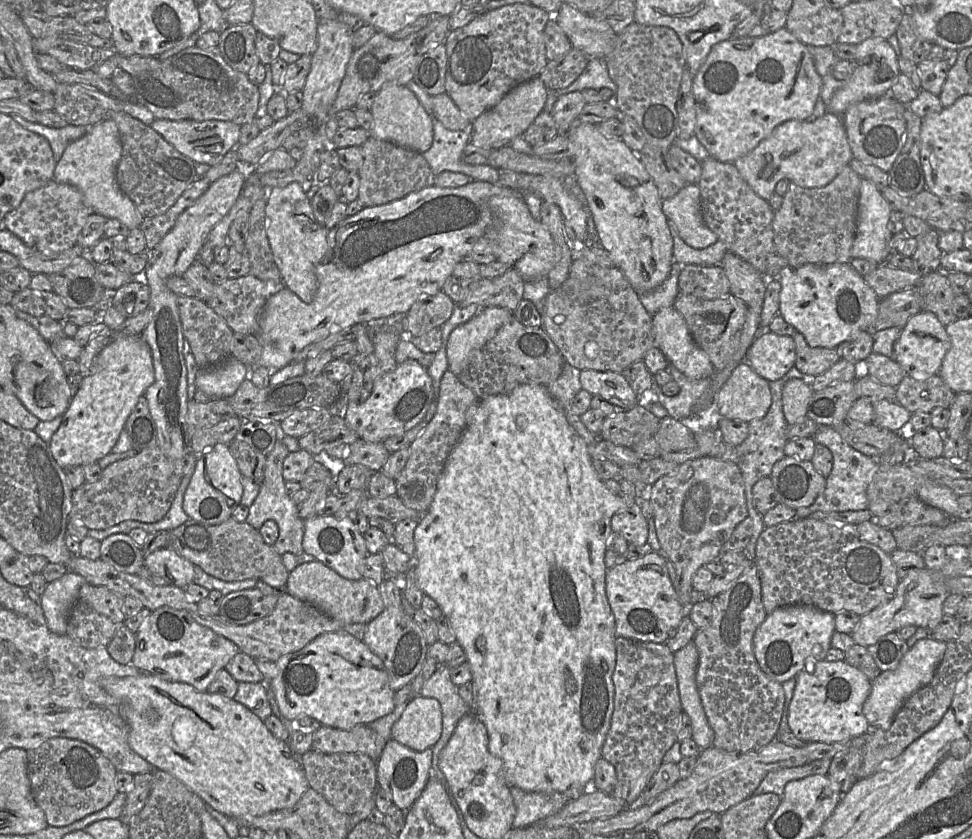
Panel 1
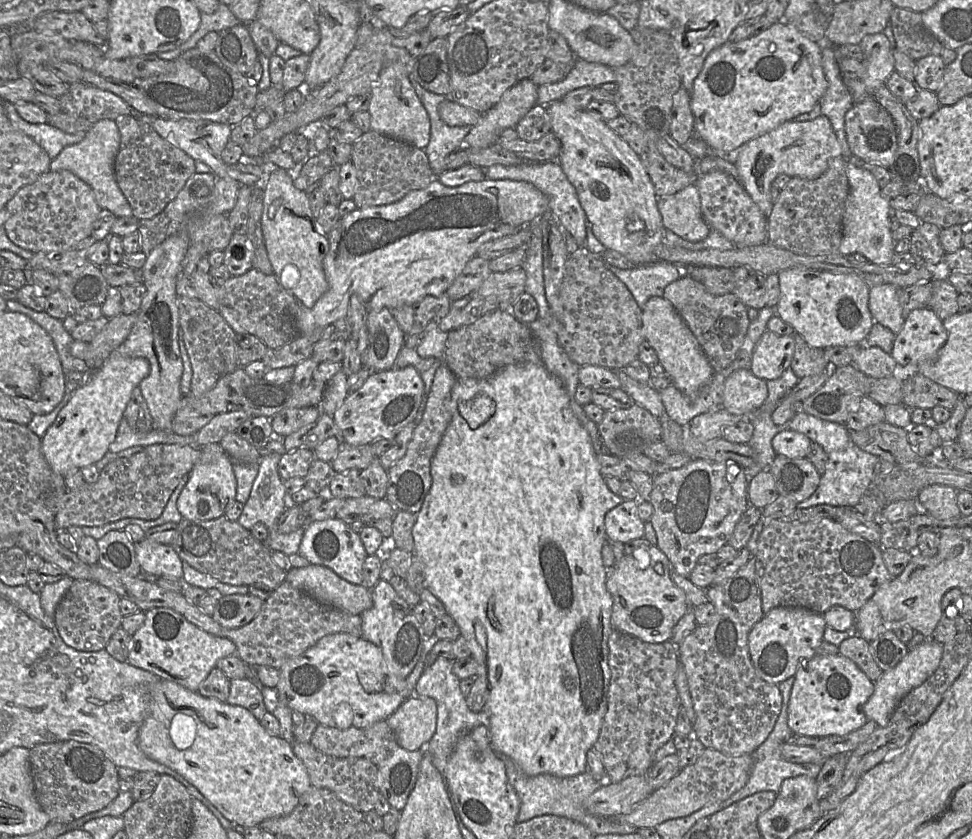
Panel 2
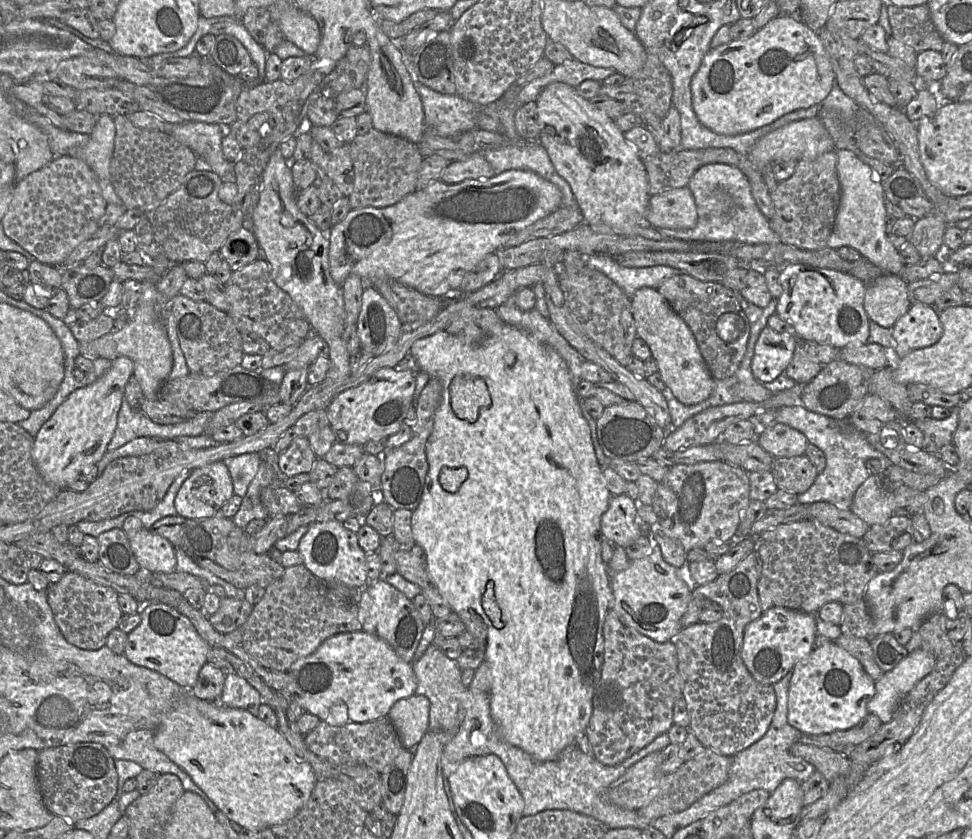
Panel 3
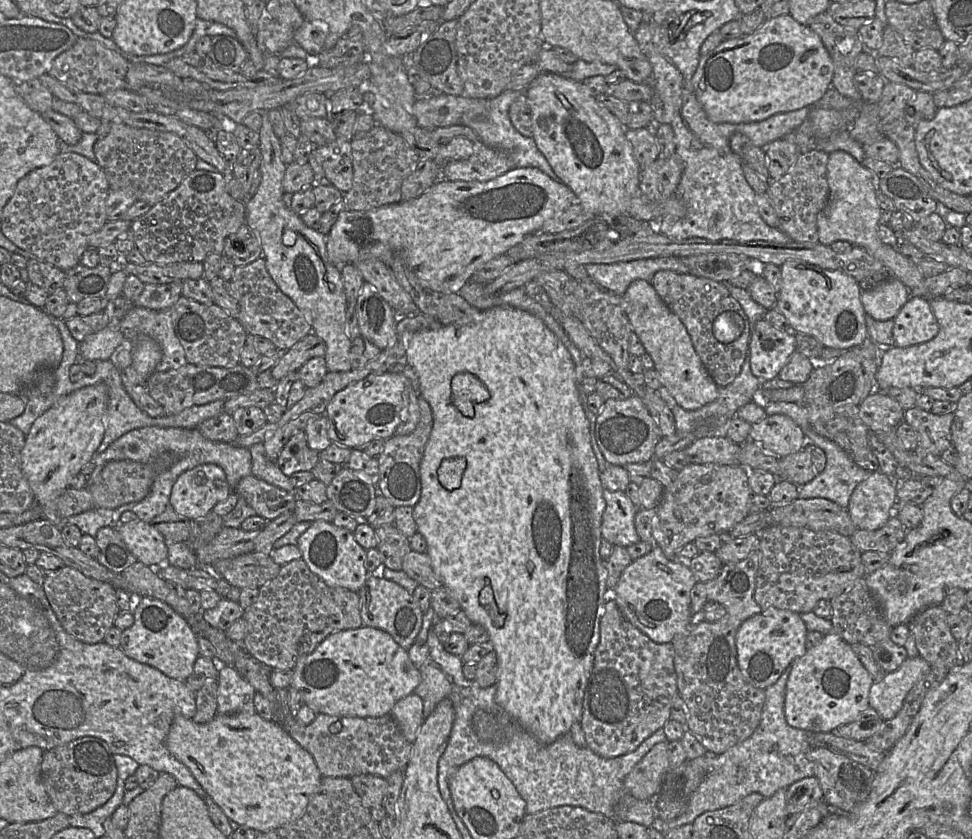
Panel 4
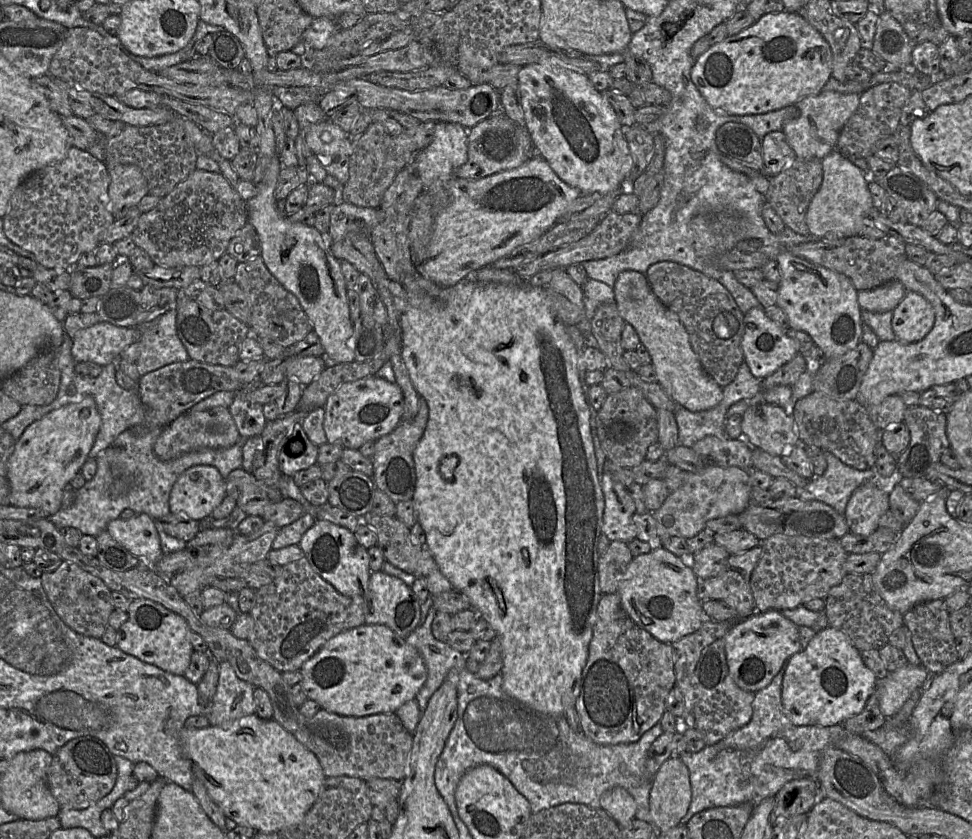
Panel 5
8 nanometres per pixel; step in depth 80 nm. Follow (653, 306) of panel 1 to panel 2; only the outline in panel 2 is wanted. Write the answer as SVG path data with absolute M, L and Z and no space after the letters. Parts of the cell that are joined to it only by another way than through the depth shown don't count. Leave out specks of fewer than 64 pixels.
M656 261L632 269L608 267L626 285L641 309L651 297L663 296L666 286L683 275L678 265L668 261Z

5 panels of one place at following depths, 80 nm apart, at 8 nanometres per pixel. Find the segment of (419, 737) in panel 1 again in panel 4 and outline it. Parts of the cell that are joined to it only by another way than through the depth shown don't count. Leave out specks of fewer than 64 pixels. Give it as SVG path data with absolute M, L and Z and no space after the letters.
M414 693L401 698L392 707L391 715L404 737L413 743L424 721L422 699Z

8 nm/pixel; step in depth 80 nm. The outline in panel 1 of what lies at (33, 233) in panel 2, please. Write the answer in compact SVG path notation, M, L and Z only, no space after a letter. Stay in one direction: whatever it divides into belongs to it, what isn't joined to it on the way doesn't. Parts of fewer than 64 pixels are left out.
M53 179L45 186L28 192L18 207L6 214L6 229L40 252L55 253L77 244L78 237L92 213L77 187L58 183Z

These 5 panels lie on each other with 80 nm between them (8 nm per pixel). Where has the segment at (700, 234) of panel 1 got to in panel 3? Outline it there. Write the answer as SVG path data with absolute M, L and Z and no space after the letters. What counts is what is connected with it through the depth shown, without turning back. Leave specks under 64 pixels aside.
M685 186L650 196L645 220L656 229L694 228L698 215L690 189Z

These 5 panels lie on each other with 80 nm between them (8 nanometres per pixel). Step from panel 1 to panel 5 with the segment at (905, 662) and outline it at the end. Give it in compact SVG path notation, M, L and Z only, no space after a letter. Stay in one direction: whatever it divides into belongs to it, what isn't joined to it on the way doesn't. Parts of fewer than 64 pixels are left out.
M907 663L889 672L883 679L876 679L874 692L877 693L882 715L886 719L895 716L916 690L927 685L930 675L924 666Z

